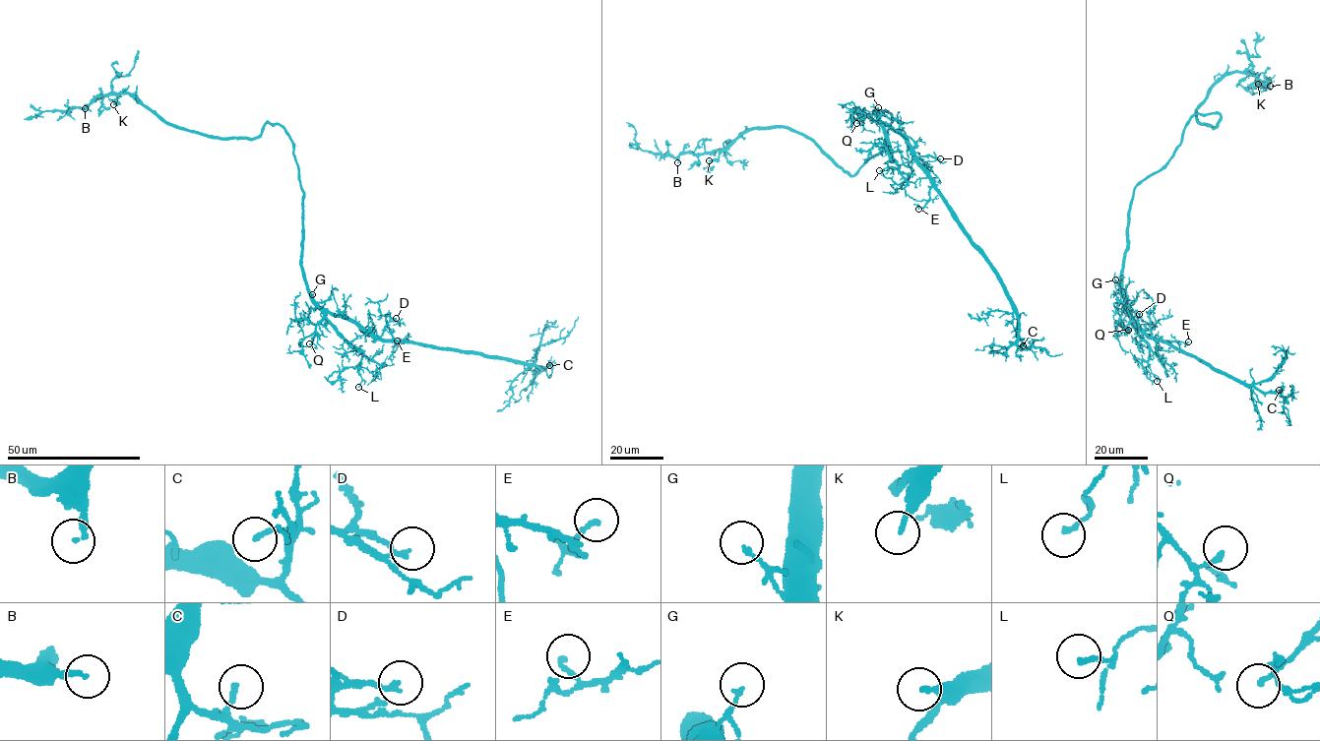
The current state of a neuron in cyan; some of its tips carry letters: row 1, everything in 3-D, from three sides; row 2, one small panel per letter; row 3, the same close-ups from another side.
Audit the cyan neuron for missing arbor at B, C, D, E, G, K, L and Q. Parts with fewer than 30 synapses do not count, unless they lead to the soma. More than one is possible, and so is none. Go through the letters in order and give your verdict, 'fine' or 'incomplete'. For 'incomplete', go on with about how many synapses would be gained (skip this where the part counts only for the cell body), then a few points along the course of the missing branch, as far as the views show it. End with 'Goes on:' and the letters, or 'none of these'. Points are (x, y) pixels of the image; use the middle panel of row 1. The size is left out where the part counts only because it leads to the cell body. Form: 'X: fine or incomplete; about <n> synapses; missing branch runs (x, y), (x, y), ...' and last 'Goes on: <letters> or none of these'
B: incomplete; about 35 synapses; missing branch runs (677, 162), (690, 164)
C: fine
D: fine
E: fine
G: fine
K: fine
L: fine
Q: fine
Goes on: B

